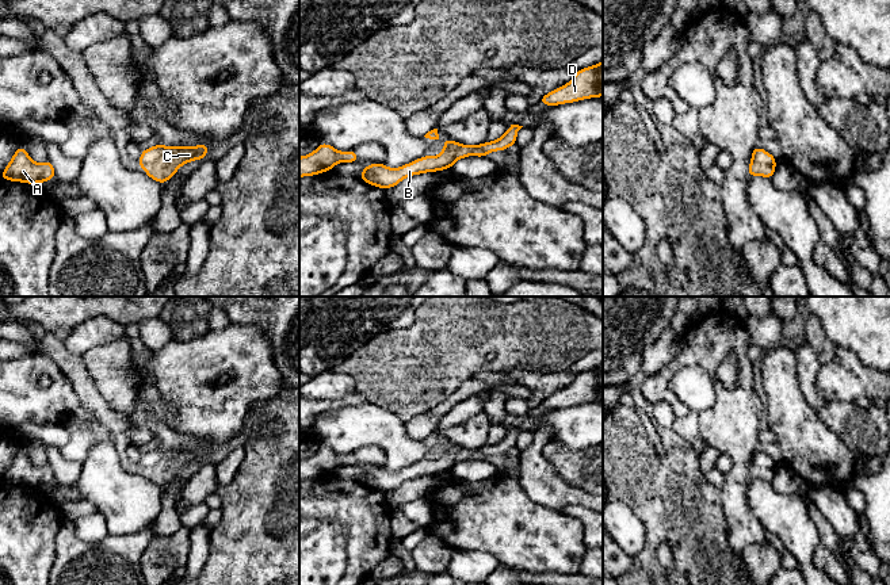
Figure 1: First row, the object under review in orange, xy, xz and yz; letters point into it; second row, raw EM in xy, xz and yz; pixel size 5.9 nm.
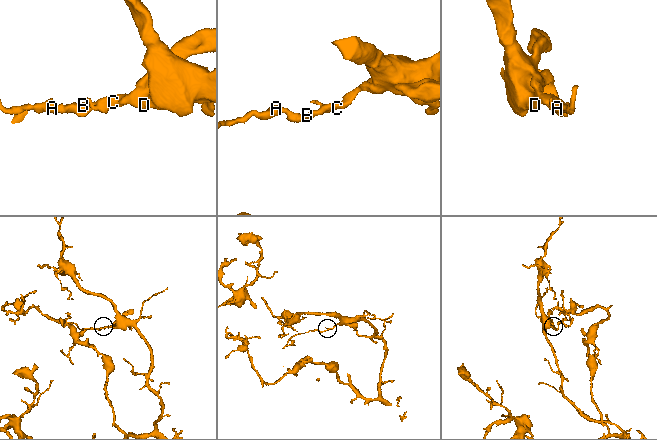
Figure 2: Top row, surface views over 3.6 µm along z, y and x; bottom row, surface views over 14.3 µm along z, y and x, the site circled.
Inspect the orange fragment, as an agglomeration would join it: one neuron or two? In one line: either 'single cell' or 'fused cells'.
single cell

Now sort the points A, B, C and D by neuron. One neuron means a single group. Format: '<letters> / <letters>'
A B C D

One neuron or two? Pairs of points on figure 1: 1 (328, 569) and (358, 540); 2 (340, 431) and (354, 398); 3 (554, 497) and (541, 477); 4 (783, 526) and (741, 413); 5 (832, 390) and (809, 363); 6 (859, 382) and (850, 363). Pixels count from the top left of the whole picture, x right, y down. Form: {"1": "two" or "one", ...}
{"1": "two", "2": "two", "3": "one", "4": "two", "5": "two", "6": "one"}

